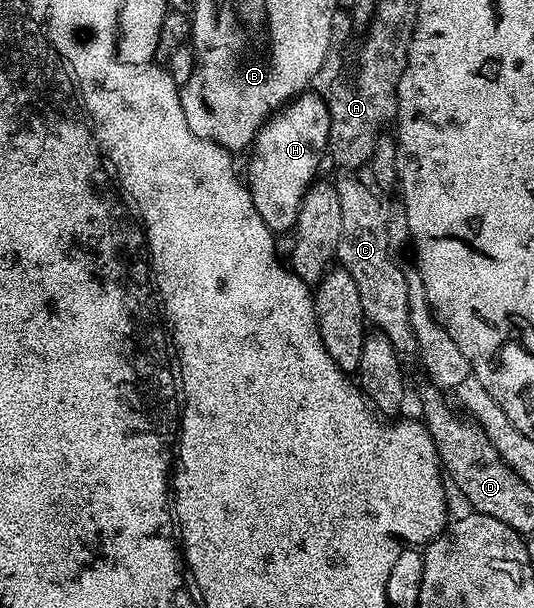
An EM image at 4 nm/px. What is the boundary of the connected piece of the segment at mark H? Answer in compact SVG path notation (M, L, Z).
M302 91L289 103L270 114L254 137L254 143L249 150L250 166L244 169L244 184L250 190L250 199L260 217L275 234L293 230L298 218L298 208L306 194L306 188L319 176L318 168L322 165L330 144L330 106L311 91Z

